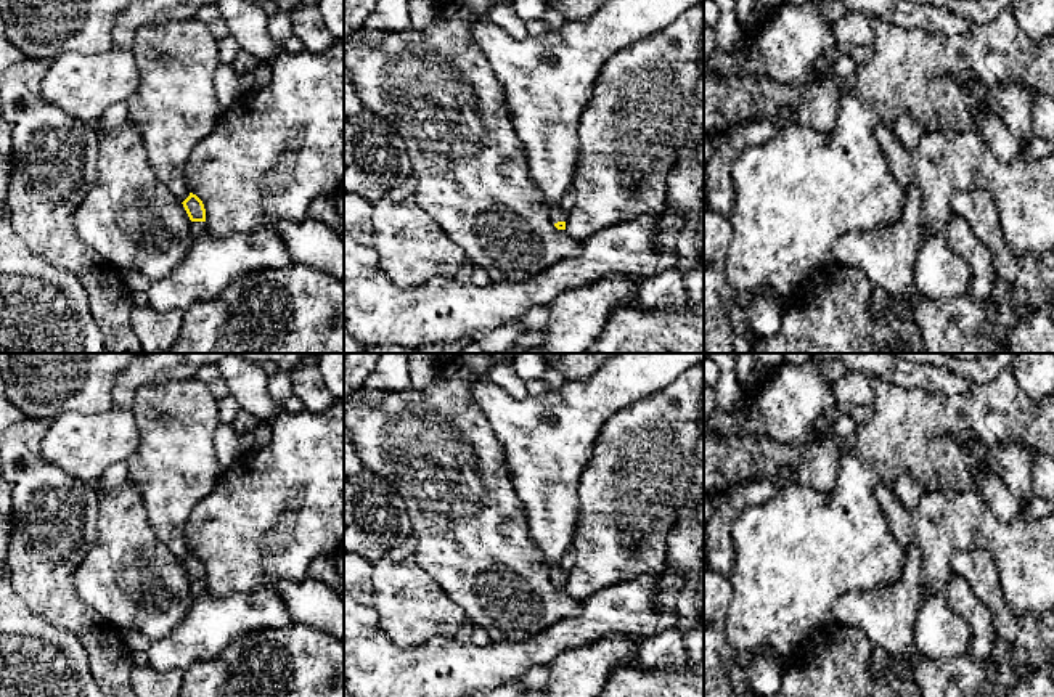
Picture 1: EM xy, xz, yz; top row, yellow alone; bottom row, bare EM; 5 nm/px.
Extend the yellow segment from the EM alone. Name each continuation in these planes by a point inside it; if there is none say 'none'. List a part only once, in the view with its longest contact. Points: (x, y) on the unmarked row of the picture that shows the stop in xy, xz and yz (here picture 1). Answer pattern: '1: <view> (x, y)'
1: xy (198, 588)

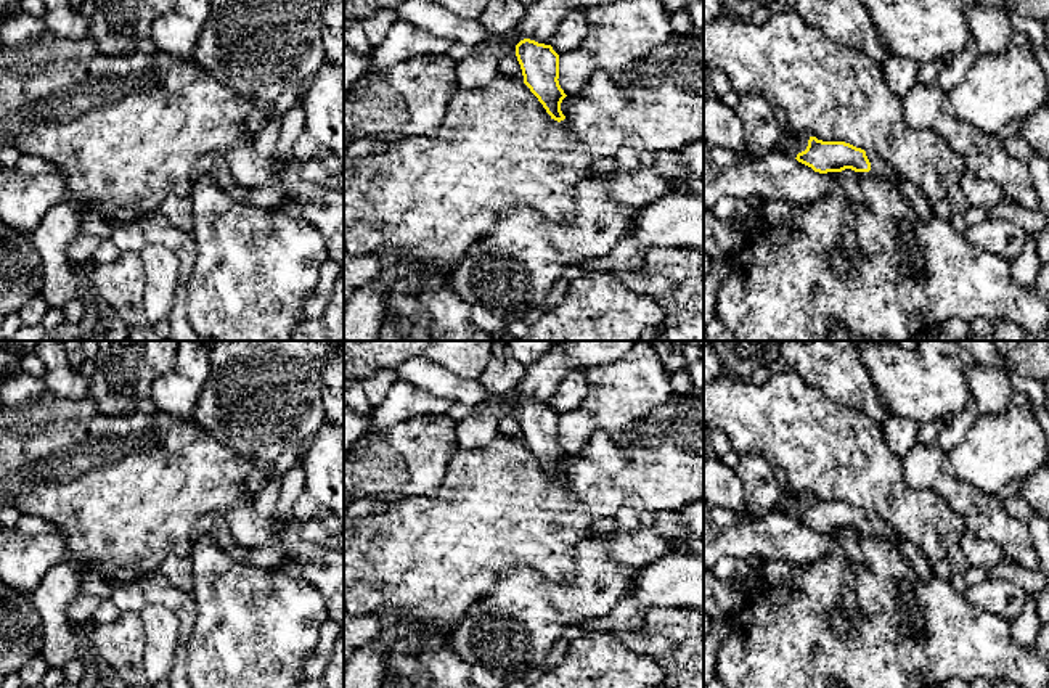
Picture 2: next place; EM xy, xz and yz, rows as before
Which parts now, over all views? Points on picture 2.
1: yz (877, 524)

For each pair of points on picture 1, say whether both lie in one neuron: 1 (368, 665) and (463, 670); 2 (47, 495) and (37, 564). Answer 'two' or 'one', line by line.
1: one
2: one

